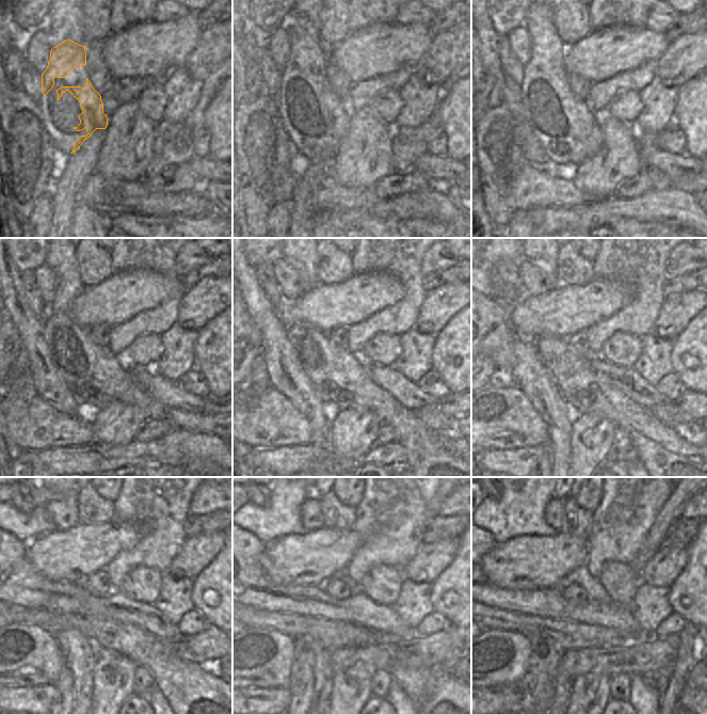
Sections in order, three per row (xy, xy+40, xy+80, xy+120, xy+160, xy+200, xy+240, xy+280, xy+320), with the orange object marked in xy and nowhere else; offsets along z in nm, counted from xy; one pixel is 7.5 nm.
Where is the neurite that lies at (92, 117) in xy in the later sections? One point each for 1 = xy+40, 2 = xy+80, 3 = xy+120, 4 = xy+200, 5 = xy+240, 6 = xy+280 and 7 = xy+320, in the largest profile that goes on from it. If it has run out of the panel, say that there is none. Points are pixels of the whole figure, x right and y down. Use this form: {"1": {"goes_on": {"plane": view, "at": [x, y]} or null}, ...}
{"1": {"goes_on": {"plane": "xy+40", "at": [307, 50]}}, "2": {"goes_on": {"plane": "xy+80", "at": [582, 139]}}, "3": {"goes_on": {"plane": "xy+120", "at": [107, 380]}}, "4": {"goes_on": {"plane": "xy+200", "at": [665, 455]}}, "5": {"goes_on": {"plane": "xy+240", "at": [192, 694]}}, "6": {"goes_on": {"plane": "xy+280", "at": [435, 692]}}, "7": {"goes_on": {"plane": "xy+320", "at": [688, 694]}}}

